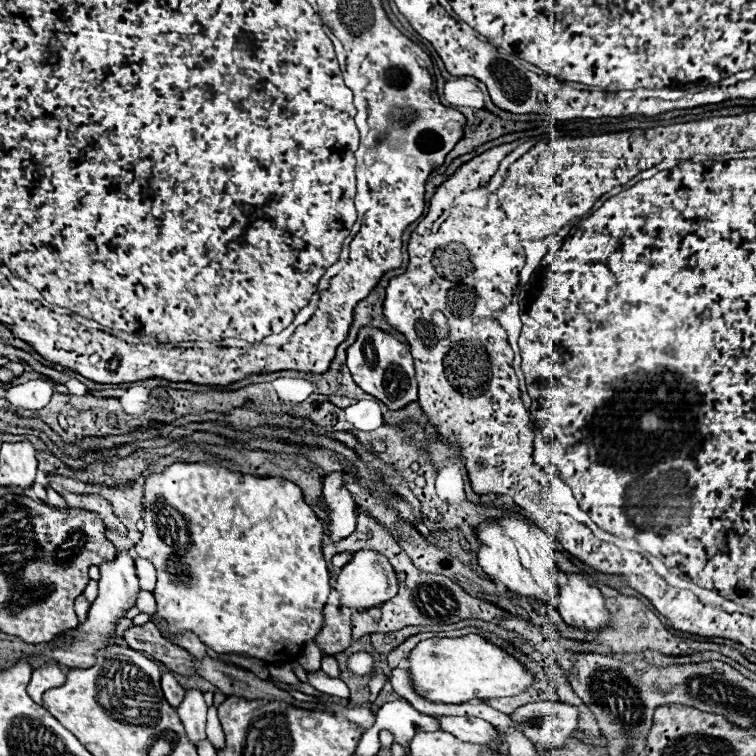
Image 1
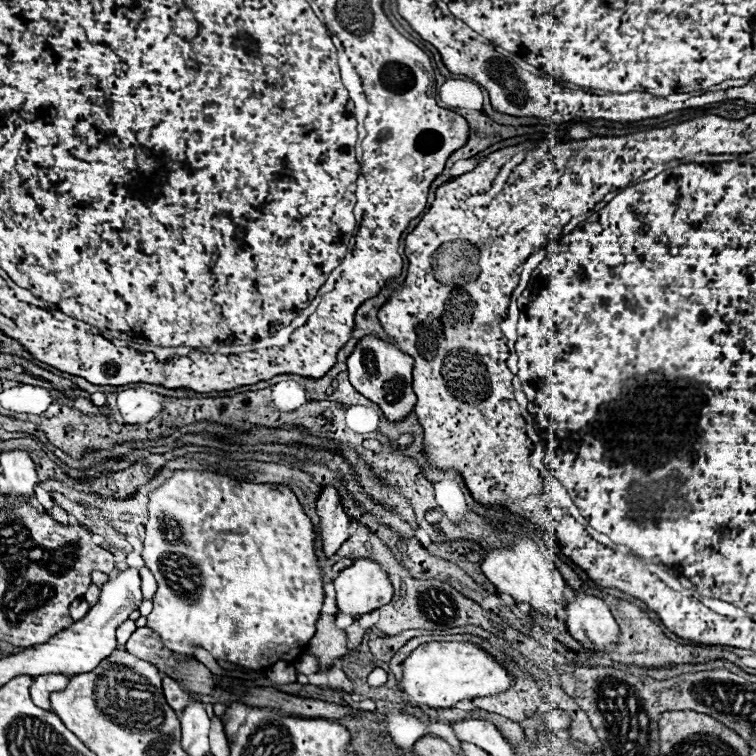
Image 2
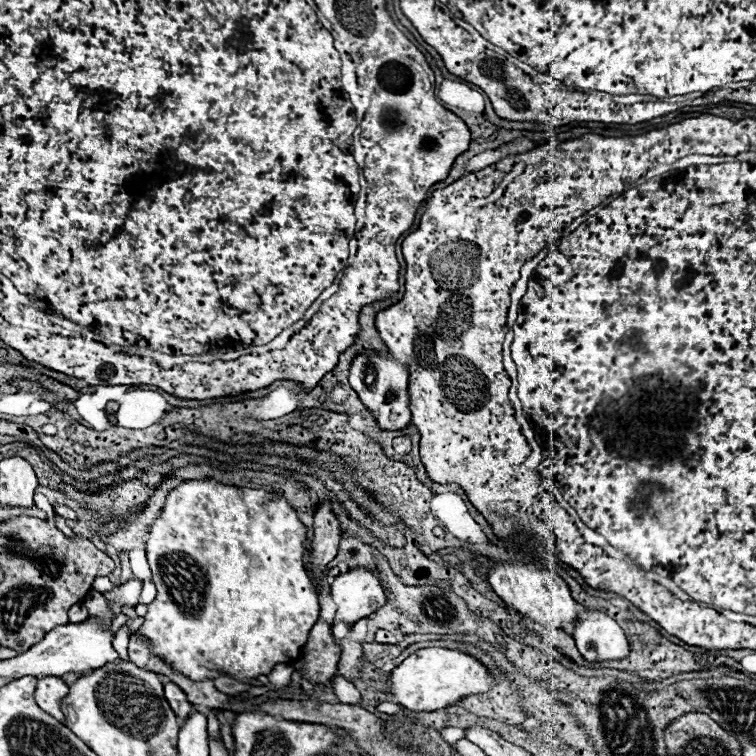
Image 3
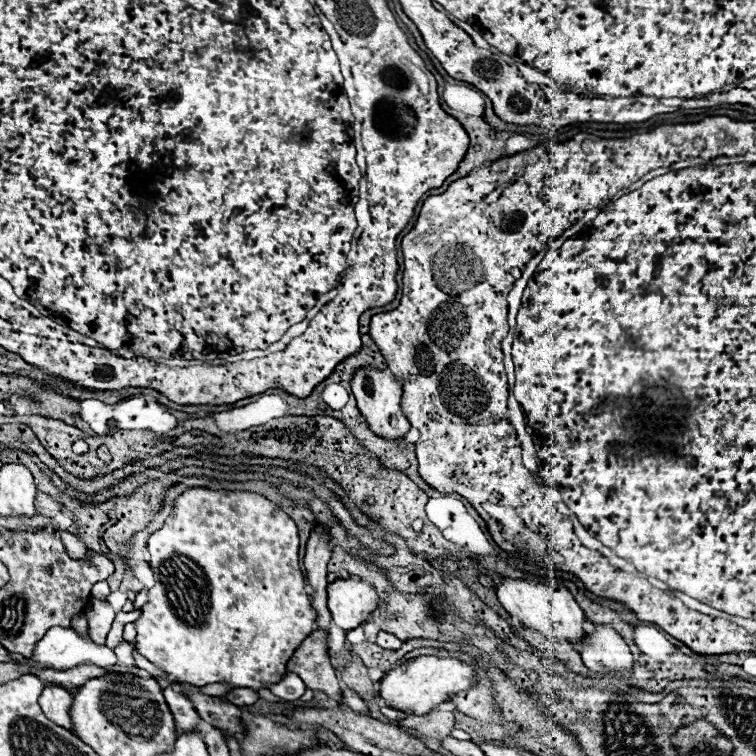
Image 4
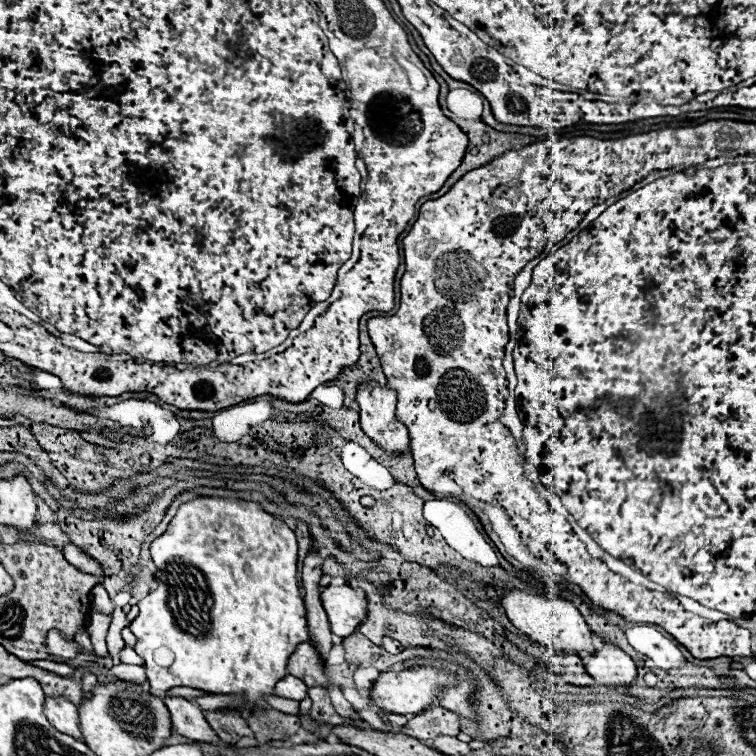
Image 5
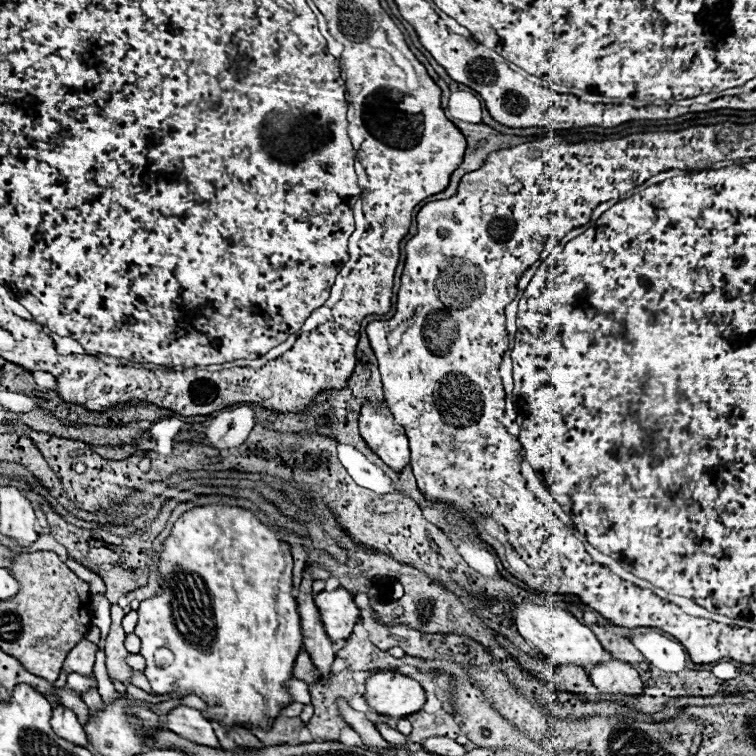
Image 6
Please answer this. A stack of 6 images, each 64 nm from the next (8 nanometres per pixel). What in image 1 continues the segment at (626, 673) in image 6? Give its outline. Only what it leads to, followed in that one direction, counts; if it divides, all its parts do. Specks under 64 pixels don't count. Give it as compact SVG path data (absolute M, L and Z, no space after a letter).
M558 568L558 602L558 610L570 626L594 630L608 622L604 598L586 574L566 574Z

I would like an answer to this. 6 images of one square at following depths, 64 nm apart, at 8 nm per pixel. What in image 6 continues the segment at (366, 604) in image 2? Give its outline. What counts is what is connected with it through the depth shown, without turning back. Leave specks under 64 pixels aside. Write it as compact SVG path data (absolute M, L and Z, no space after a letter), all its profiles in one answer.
M336 588L330 592L320 592L316 594L316 606L332 640L346 640L352 634L352 628L360 618L360 608L348 590Z

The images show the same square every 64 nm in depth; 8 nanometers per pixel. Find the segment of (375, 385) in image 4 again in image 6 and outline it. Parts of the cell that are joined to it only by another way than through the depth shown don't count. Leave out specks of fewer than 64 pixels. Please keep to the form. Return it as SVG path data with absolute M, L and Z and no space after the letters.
M370 400L362 402L360 412L360 434L368 442L368 446L392 468L402 470L410 460L408 450L408 438L404 434L404 428L394 424L394 416L382 400L380 404L374 404Z

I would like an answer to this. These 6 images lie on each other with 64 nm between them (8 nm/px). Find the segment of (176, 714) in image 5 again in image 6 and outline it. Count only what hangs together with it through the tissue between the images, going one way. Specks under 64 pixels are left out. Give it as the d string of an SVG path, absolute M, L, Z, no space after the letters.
M178 704L176 708L172 708L166 716L166 726L172 728L172 732L176 732L178 736L184 736L186 740L192 740L196 744L204 744L204 746L220 746L218 738L210 726L210 720L202 716L200 710Z

